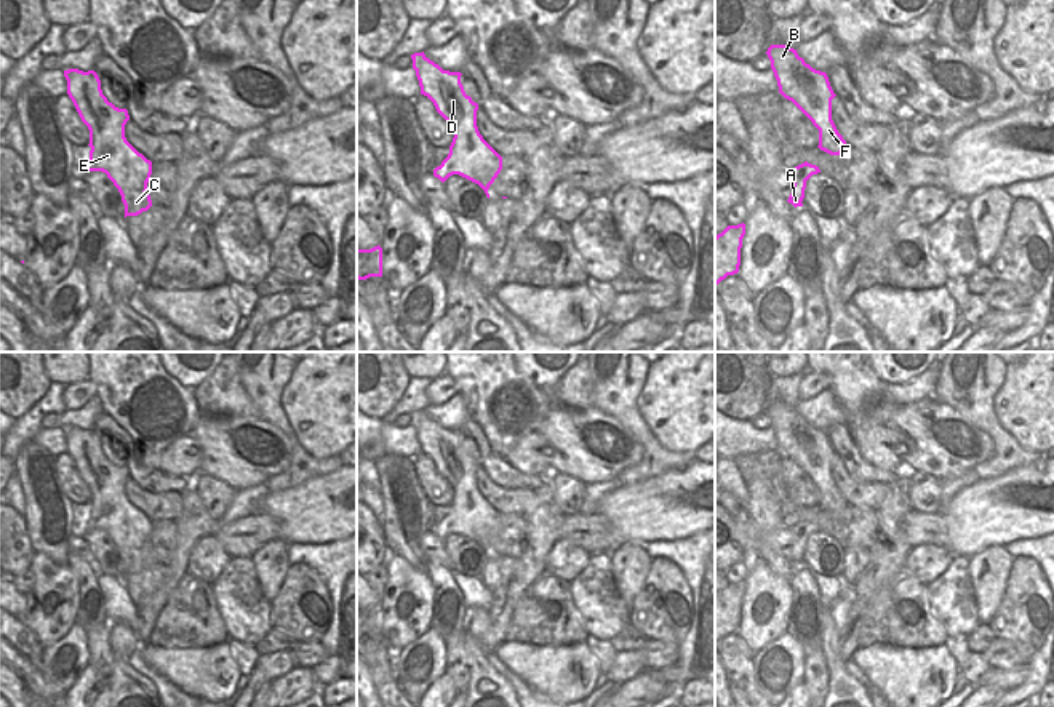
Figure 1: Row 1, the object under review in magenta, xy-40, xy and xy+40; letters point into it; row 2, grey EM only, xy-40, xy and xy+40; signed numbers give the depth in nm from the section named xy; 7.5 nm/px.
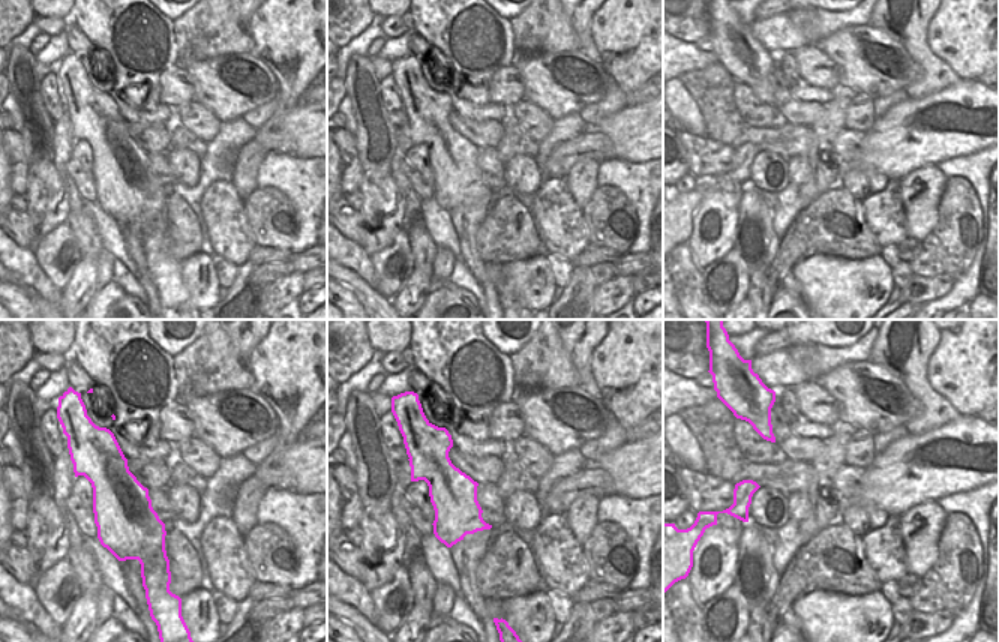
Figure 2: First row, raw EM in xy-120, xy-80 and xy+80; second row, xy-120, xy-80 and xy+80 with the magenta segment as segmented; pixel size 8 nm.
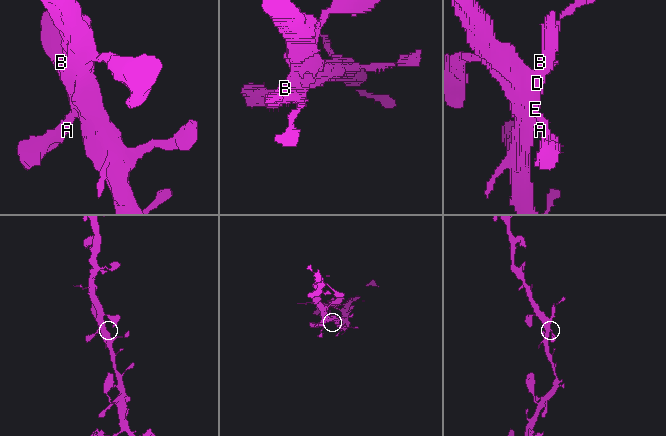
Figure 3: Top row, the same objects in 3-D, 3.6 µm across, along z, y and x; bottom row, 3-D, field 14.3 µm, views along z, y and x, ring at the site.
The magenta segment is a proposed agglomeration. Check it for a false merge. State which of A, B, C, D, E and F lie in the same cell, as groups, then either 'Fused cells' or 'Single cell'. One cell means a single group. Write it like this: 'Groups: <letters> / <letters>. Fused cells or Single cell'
Groups: A B C D E F. Single cell

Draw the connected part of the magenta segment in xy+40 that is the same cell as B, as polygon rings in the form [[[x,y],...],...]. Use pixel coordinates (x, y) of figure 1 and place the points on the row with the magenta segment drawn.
[[[771,45],[766,51],[777,80],[779,93],[792,101],[819,130],[819,149],[840,155],[849,146],[832,120],[832,99],[836,96],[825,72],[812,69],[785,45]]]

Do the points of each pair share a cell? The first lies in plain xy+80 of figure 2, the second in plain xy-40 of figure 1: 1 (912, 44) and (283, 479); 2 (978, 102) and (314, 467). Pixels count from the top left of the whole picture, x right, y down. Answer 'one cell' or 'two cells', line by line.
1: one cell
2: two cells

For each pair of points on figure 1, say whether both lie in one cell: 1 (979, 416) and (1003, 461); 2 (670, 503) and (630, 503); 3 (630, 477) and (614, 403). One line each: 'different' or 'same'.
1: same
2: same
3: same

